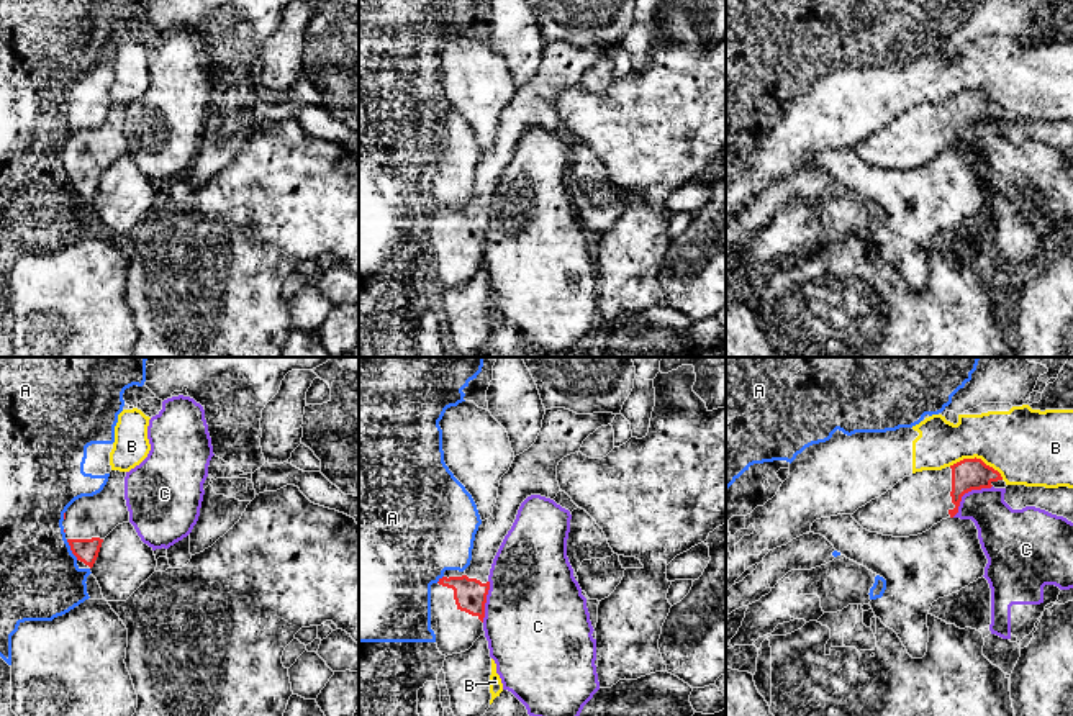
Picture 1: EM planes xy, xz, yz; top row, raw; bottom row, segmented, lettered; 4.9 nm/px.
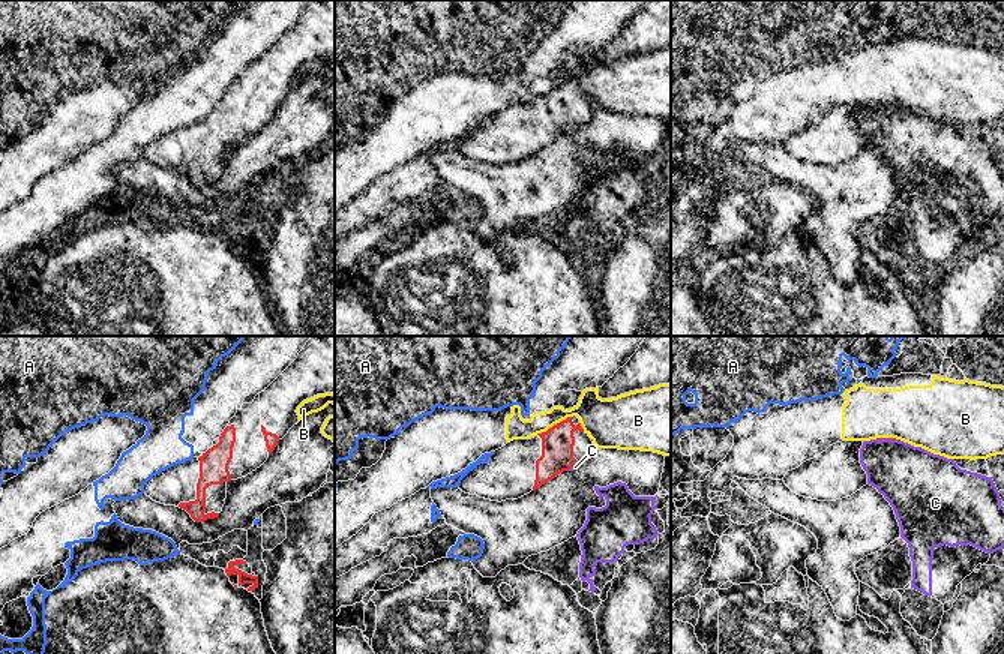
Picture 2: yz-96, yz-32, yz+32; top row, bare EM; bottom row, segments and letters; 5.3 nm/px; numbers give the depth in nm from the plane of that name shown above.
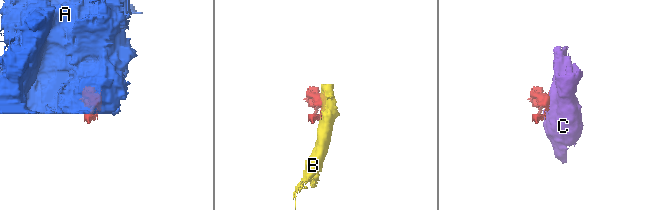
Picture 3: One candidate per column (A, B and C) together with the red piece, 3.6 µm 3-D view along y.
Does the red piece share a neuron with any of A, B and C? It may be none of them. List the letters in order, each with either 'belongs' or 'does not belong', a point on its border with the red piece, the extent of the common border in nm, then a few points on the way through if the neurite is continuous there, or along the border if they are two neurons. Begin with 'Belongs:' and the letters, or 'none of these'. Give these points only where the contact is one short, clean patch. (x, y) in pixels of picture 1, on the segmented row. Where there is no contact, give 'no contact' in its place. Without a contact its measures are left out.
Belongs: none of these
A: does not belong; meets red in xy at (71, 549); contact 120 nm long
B: does not belong; meets red in yz at (975, 457); contact 280 nm long
C: does not belong; meets red in yz at (967, 492); contact 260 nm long; border along yz (991, 485), (968, 490), (952, 516)

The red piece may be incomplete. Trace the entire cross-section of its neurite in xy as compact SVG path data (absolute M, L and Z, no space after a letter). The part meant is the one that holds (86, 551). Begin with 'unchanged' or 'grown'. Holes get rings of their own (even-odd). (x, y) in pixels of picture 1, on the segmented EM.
grown; M111 470L103 490L75 500L64 513L64 532L79 569L92 569L103 539L123 523L129 523L125 500L126 472Z

